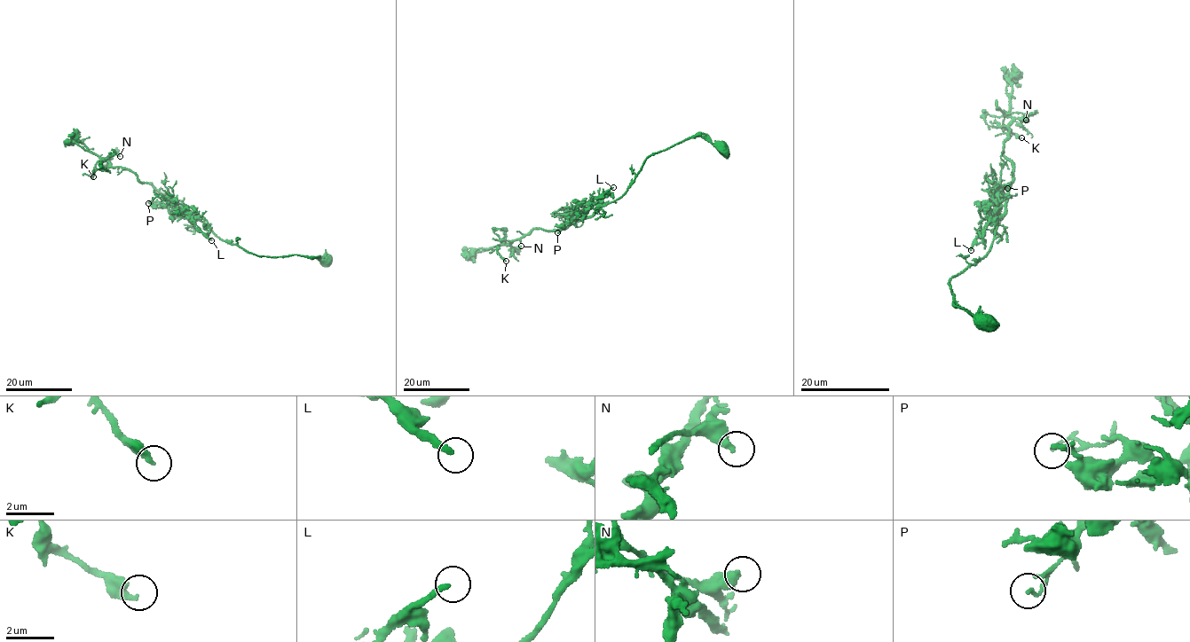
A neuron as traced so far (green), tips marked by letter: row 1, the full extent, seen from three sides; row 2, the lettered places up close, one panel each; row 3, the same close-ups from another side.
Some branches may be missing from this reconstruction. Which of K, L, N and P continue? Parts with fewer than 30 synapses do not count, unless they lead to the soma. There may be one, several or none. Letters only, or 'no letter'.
no letter

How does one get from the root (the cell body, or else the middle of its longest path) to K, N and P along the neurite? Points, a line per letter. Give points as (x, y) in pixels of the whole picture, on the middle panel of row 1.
K: (724, 148), (700, 137), (653, 152), (626, 193), (591, 215), (564, 228), (536, 227), (497, 246), (506, 261)
N: (724, 148), (700, 137), (653, 152), (626, 193), (591, 215), (564, 228), (536, 227), (504, 244), (521, 246)
P: (724, 148), (700, 137), (686, 139), (653, 152), (646, 160), (626, 193), (588, 216), (573, 219), (557, 232)

